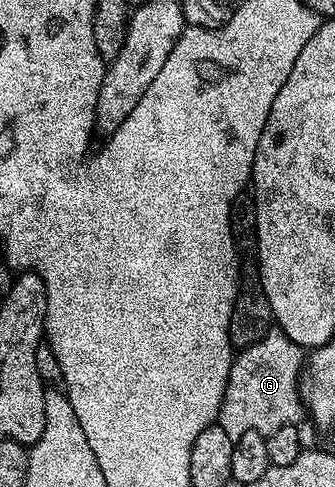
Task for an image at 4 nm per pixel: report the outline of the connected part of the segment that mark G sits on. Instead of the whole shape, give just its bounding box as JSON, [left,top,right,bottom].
[217,327,305,442]

